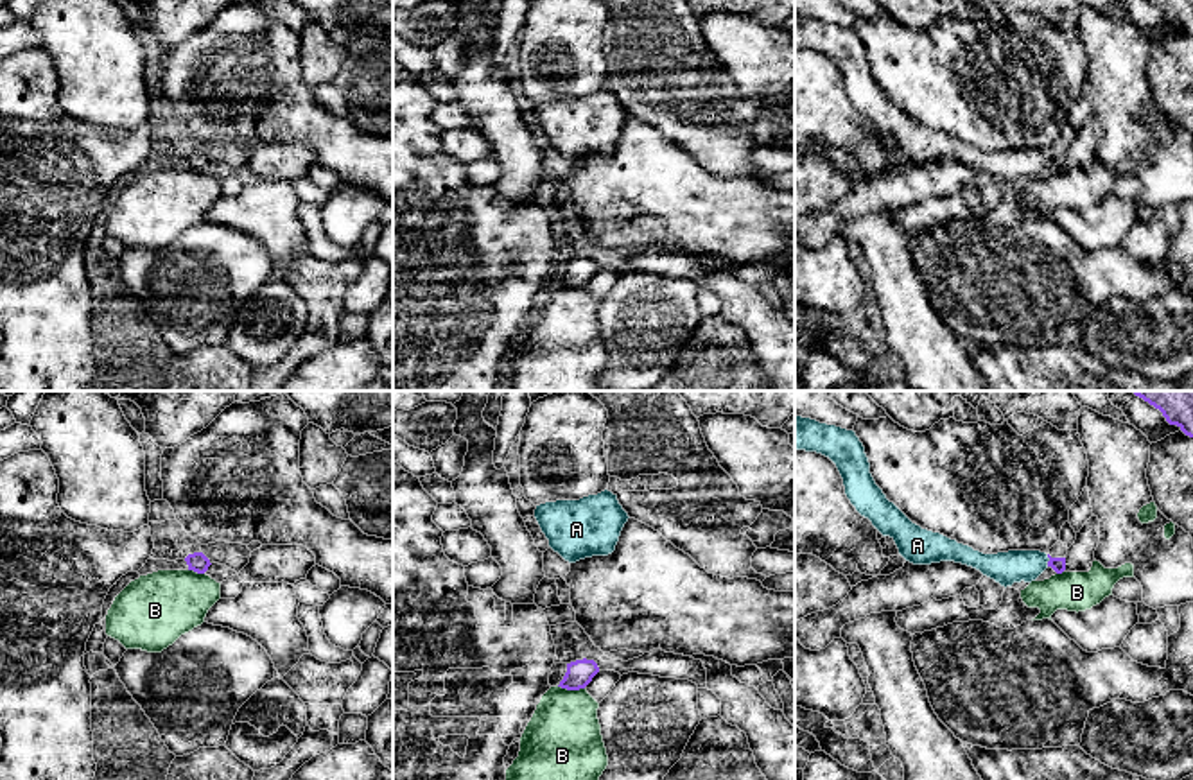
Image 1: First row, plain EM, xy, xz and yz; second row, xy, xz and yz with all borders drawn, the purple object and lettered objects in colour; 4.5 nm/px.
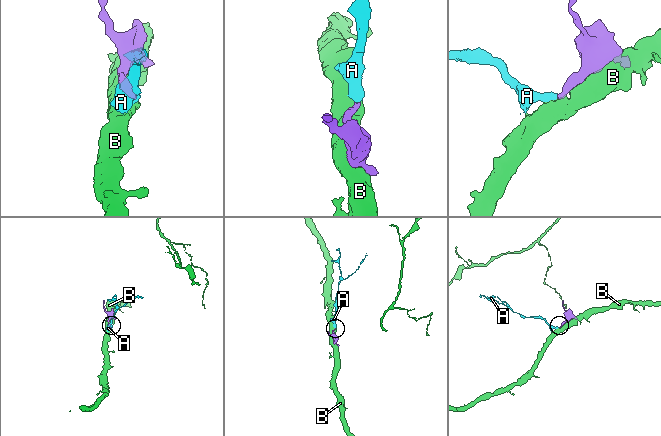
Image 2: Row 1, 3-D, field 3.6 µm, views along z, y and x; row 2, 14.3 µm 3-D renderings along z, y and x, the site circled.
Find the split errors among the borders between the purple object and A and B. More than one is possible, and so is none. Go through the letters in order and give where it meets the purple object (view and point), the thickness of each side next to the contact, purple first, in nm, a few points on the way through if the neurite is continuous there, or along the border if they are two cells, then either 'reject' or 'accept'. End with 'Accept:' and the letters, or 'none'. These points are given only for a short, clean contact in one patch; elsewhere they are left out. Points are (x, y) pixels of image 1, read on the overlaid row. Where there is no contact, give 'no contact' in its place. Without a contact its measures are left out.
A: meets purple in yz at (1050, 560); 60 nm thick on the purple side, 150 nm on the other; runs through yz (1057, 563), (1050, 560), (1010, 567); accept
B: meets purple in xz at (571, 689); 120 nm thick on the purple side, 340 nm on the other; reject
Accept: A

